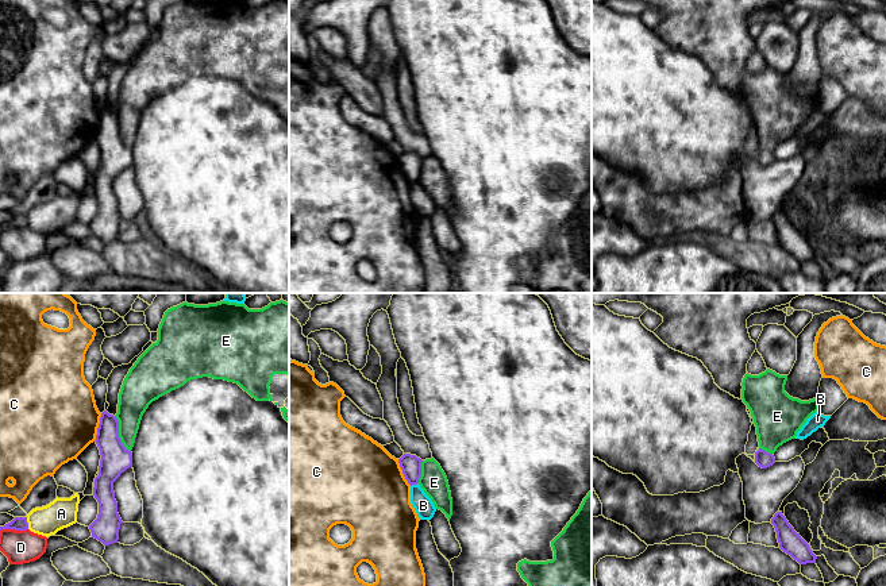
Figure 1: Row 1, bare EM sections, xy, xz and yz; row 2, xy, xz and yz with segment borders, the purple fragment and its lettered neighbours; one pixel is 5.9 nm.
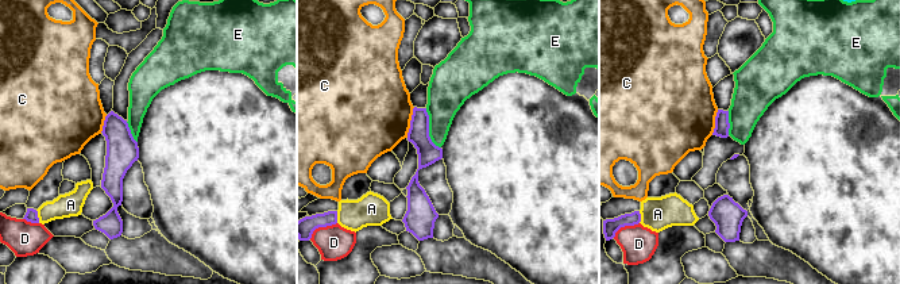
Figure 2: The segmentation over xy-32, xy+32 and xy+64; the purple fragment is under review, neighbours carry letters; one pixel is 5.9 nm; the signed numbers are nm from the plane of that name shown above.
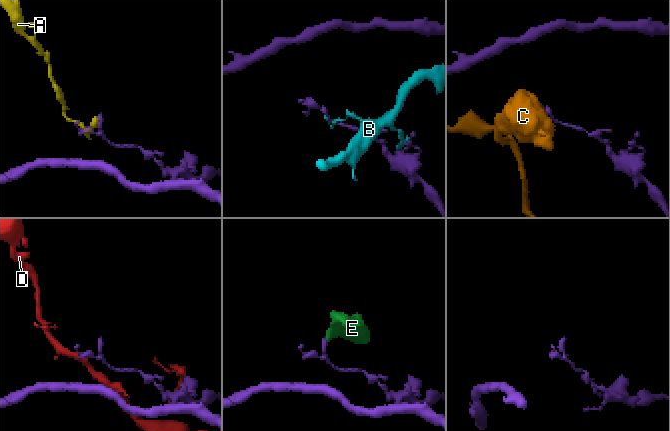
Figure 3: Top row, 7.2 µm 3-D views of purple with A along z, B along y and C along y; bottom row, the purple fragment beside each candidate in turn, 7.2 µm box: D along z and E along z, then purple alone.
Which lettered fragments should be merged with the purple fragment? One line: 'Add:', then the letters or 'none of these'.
Add: none of these

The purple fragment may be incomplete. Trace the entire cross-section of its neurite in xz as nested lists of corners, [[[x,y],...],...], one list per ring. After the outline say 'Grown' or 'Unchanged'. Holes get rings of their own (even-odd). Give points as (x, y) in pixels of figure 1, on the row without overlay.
[[[404,151],[398,157],[402,171],[411,184],[419,181],[419,176],[421,173],[421,159],[423,158],[420,155],[411,151]]]. Unchanged

